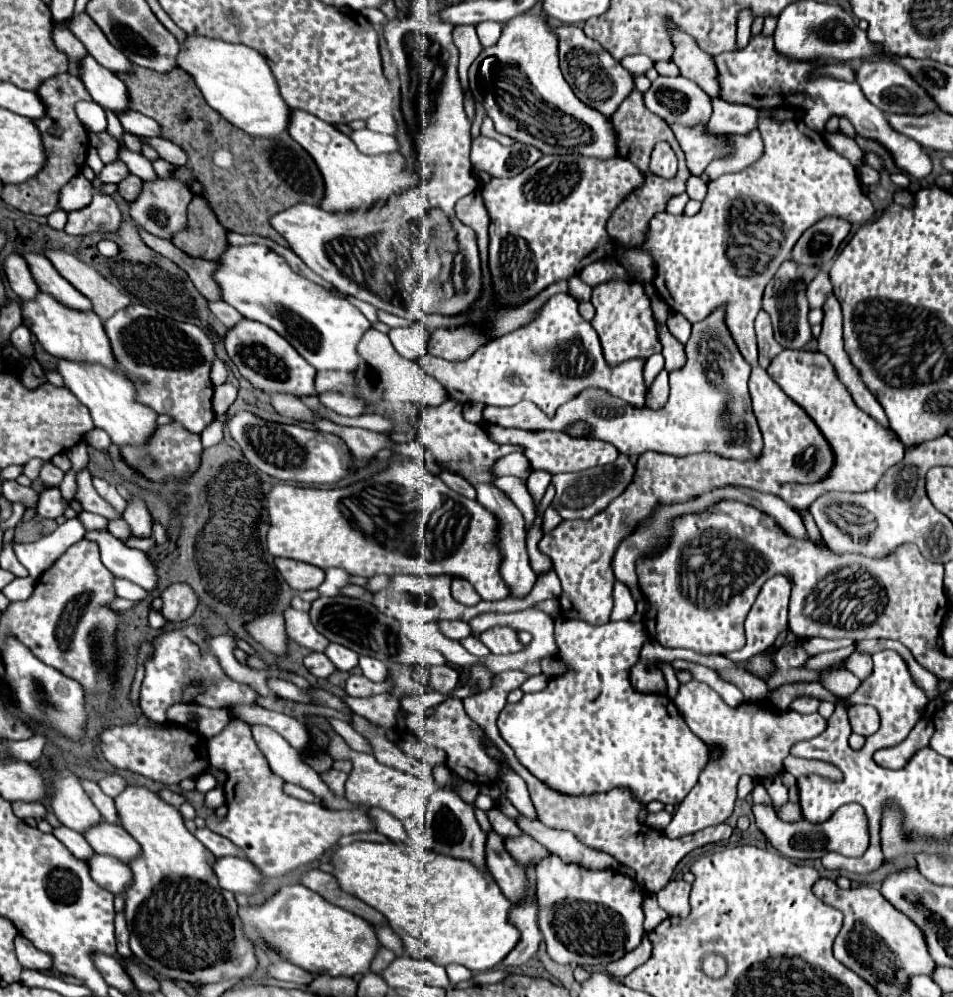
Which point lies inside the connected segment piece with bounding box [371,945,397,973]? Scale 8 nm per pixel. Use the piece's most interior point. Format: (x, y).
(384, 956)

